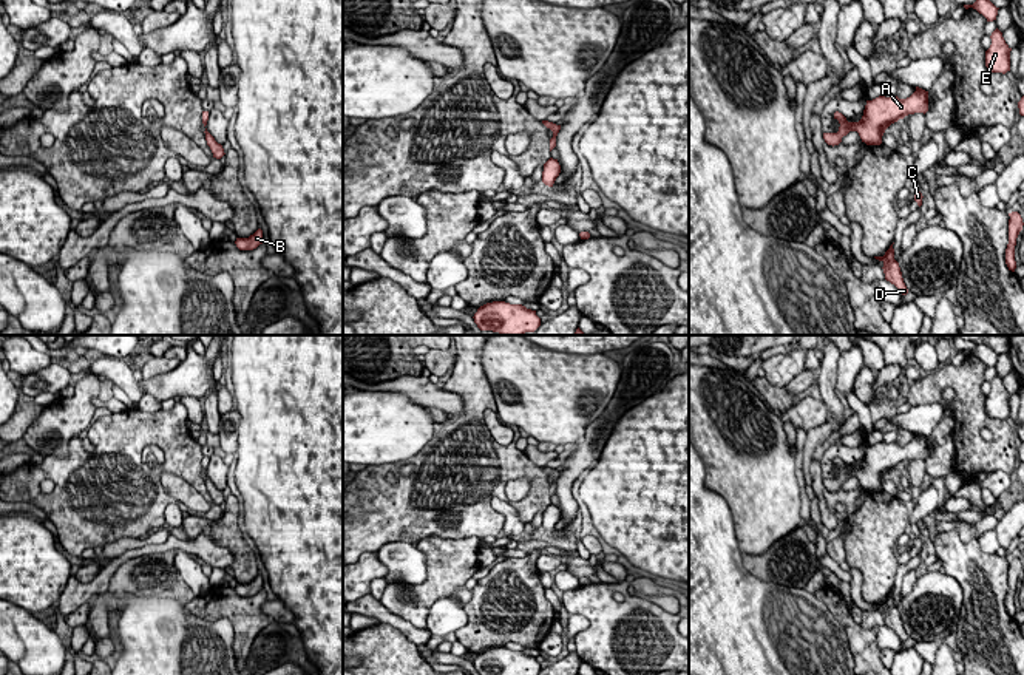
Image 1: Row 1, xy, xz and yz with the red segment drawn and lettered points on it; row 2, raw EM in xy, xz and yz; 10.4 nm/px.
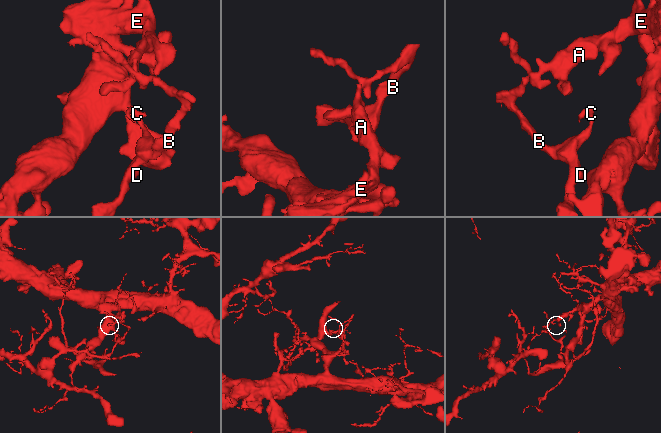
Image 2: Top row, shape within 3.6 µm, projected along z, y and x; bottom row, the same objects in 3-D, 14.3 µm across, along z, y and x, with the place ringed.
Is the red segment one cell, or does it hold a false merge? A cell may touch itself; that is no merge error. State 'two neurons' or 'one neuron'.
two neurons

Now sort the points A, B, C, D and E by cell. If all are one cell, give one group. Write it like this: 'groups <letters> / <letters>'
groups A E / B C D

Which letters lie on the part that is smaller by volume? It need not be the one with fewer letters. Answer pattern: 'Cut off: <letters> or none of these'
Cut off: B, C, D

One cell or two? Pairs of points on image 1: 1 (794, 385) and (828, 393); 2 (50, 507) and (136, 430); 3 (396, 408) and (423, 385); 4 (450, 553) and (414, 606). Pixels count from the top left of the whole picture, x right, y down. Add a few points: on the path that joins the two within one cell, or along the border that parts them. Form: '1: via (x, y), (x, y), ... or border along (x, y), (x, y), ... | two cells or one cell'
1: border along (816, 371), (817, 379) | two cells
2: via (71, 498), (118, 451) | one cell
3: border along (374, 391), (403, 393), (427, 408) | two cells
4: via (450, 566), (445, 575), (427, 593) | one cell

